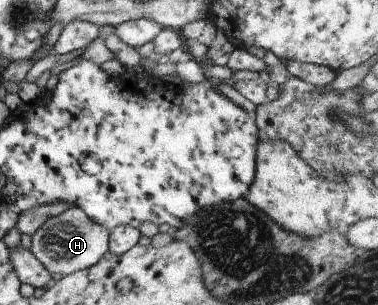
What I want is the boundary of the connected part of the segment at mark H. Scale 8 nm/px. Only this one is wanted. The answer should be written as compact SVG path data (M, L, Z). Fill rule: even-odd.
M69 206L64 212L48 218L30 237L29 251L49 273L67 275L96 264L107 251L109 232L92 222L80 208Z

